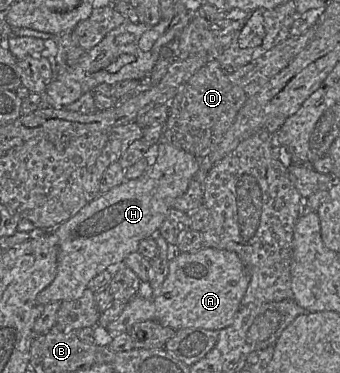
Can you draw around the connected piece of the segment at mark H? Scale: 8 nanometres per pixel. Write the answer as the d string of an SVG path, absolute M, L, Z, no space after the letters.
M161 139L158 142L158 153L143 175L132 180L124 180L106 193L98 195L85 205L78 213L56 227L58 237L57 274L54 280L37 296L38 303L46 305L54 301L65 301L79 298L89 286L91 280L106 270L110 265L123 264L124 259L138 251L142 240L159 232L174 201L183 195L199 169L199 159Z

